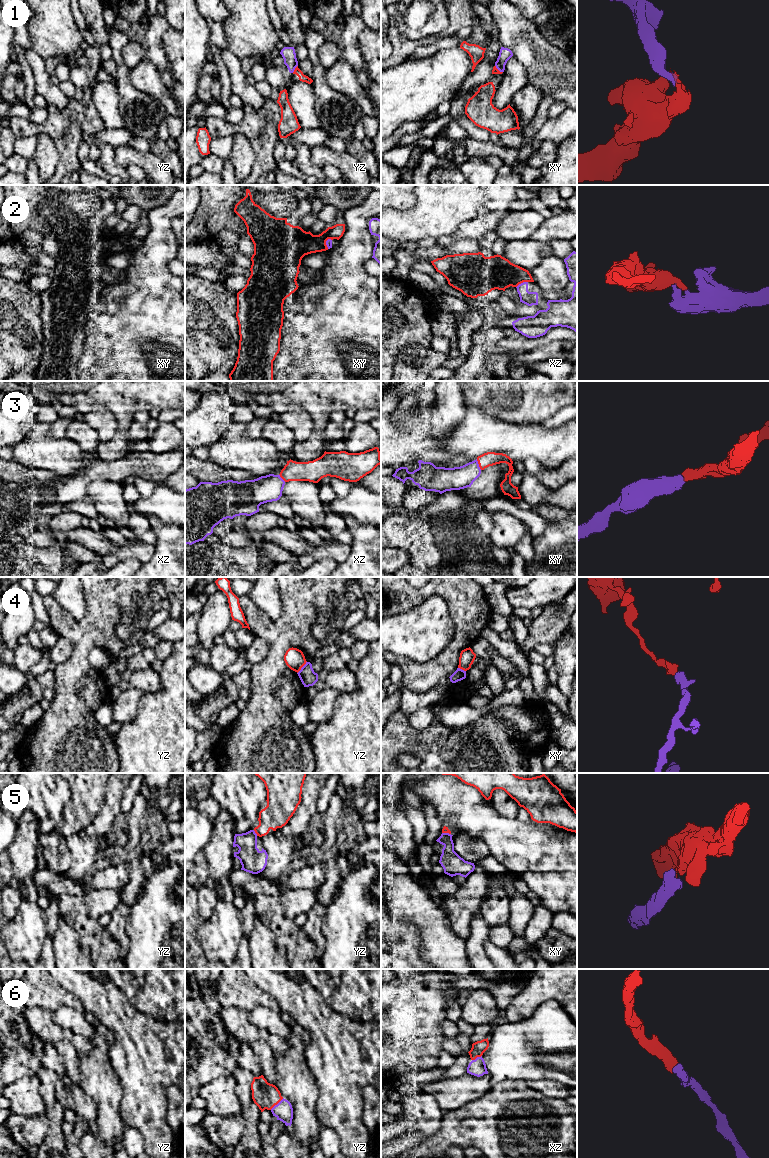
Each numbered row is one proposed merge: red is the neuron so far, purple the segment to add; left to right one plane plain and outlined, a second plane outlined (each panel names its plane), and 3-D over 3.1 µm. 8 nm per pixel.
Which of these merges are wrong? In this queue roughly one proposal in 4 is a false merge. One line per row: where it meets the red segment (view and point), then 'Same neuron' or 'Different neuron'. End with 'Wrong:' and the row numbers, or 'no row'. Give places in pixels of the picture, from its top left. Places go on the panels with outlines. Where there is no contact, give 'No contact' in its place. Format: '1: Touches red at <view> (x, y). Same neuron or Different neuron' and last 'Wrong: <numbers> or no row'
1: Touches red at yz (295, 69). Different neuron
2: Touches red at xz (521, 282). Different neuron
3: Touches red at xy (478, 463). Same neuron
4: Touches red at yz (302, 666). Different neuron
5: Touches red at yz (255, 832). Different neuron
6: Touches red at yz (276, 1104). Same neuron
Wrong: 1, 2, 4, 5

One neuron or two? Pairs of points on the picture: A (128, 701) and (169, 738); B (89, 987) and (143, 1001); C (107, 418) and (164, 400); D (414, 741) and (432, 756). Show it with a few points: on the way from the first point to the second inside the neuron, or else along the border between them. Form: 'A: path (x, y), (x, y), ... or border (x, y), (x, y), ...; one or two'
A: border (144, 693), (136, 716), (121, 724); two
B: border (136, 990), (131, 1003), (138, 1010), (149, 1014); two
C: border (92, 409), (105, 407), (113, 414), (111, 439); two
D: path (418, 742), (428, 752); one

